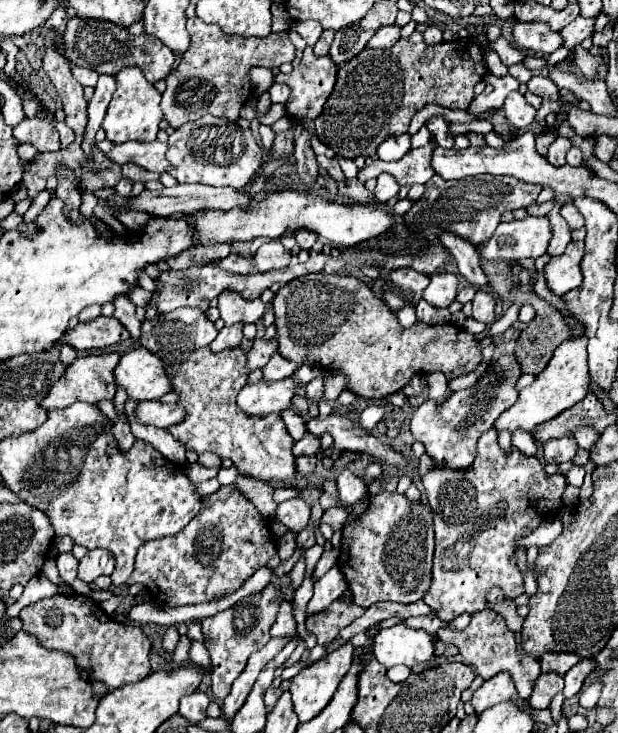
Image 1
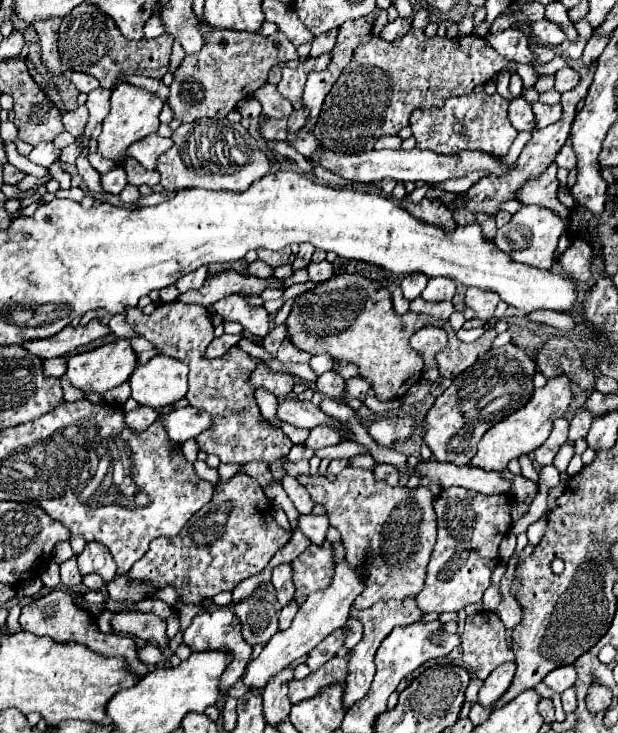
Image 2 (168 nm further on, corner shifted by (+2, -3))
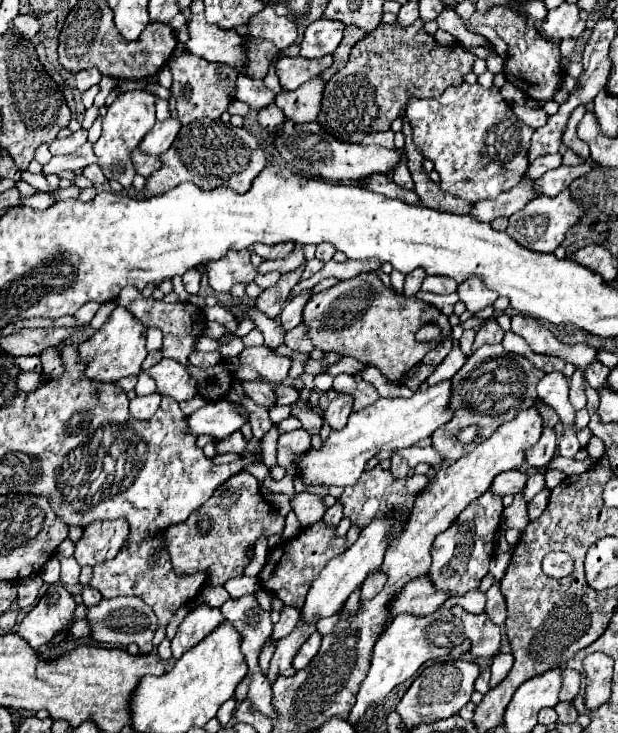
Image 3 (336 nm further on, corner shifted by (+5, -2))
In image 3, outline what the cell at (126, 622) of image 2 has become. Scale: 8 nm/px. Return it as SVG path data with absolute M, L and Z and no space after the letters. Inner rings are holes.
M102 598L96 606L88 608L88 622L92 624L92 638L100 644L122 644L128 646L136 642L140 646L140 654L150 654L152 636L156 632L158 620L150 606L146 606L140 598Z

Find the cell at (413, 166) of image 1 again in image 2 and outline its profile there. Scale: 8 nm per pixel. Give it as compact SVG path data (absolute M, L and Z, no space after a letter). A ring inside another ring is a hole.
M469 93L449 97L439 109L417 109L409 119L409 127L417 139L417 147L439 154L457 155L463 149L477 149L489 155L505 157L517 137L517 129L507 119L509 101L499 93Z

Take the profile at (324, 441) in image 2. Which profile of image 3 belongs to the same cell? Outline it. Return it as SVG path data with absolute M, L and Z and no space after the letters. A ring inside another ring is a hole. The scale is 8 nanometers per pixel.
M340 394L336 400L330 402L328 410L324 412L324 420L330 424L332 430L340 430L342 426L346 426L350 412L352 412L352 396Z

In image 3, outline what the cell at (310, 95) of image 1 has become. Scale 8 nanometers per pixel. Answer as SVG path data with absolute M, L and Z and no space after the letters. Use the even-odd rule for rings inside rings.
M326 54L322 58L314 58L314 60L306 60L302 56L280 58L276 62L276 74L278 74L280 84L282 84L284 90L296 90L304 82L312 80L314 76L318 76L322 70L330 68L330 64L332 64L332 56L330 54Z

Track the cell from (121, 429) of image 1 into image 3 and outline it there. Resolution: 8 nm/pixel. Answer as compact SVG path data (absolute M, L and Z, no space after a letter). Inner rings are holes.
M148 394L148 396L136 396L132 402L130 402L130 414L138 420L150 420L158 406L160 406L160 400L162 396L160 394Z

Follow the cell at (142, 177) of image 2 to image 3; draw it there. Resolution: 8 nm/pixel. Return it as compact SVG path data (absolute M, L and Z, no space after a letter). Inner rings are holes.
M134 150L130 154L130 160L132 160L134 168L136 168L136 174L140 174L144 178L150 178L158 170L158 166L160 166L160 160L156 156L146 156L140 150Z

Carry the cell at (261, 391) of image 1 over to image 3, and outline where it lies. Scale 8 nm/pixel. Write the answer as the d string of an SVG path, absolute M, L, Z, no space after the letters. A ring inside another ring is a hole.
M268 346L244 348L238 360L242 366L256 368L256 372L262 376L262 380L266 380L274 386L280 386L288 378L290 360L284 356L276 356Z

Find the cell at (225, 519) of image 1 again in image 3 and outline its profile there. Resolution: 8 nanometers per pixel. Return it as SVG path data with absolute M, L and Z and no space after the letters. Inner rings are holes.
M242 470L230 476L214 494L178 526L170 526L164 532L166 550L176 574L206 572L204 588L224 586L230 578L244 576L244 568L250 564L250 550L258 538L280 536L284 530L284 518L272 508L272 504L260 494L258 480Z

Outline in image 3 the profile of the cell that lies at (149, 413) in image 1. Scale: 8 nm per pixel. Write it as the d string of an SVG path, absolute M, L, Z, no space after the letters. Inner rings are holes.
M218 400L218 402L208 402L204 408L186 416L186 426L190 434L196 434L196 436L208 434L214 440L220 440L240 430L246 420L248 420L246 408L238 410L230 406L226 400Z

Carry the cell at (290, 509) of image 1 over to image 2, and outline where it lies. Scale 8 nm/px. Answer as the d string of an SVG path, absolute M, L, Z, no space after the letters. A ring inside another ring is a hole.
M301 515L299 517L299 531L303 535L307 535L311 539L311 543L315 545L321 545L325 541L325 535L327 535L327 529L329 529L329 519L327 515Z

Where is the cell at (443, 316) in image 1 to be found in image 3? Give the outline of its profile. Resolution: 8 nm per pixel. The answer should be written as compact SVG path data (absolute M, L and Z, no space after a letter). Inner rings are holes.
M422 290L416 294L416 298L418 298L418 300L428 302L428 304L432 304L432 306L436 306L436 308L438 308L442 314L446 314L446 316L450 316L450 314L452 314L454 304L458 302L458 296L456 296L456 294L440 296L440 294L430 294L430 292L422 292Z

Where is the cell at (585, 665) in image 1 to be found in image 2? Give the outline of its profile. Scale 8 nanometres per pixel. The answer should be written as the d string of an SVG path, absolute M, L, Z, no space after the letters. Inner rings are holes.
M571 687L571 689L567 689L565 693L561 693L561 701L563 701L563 711L569 715L569 713L573 713L575 711L575 707L577 707L577 699L575 699L575 689Z

